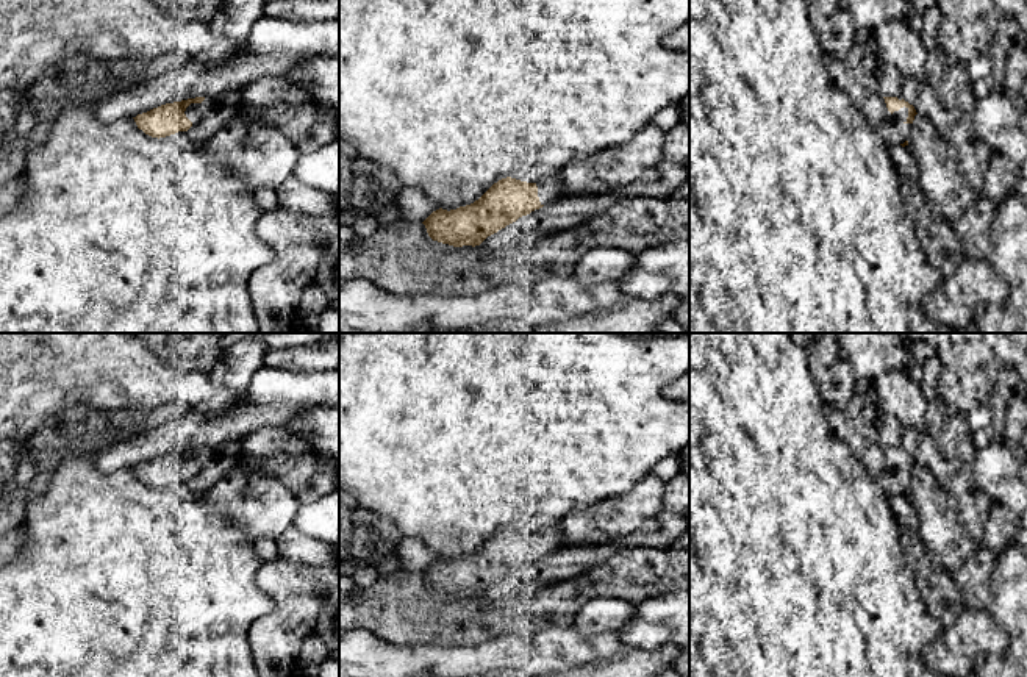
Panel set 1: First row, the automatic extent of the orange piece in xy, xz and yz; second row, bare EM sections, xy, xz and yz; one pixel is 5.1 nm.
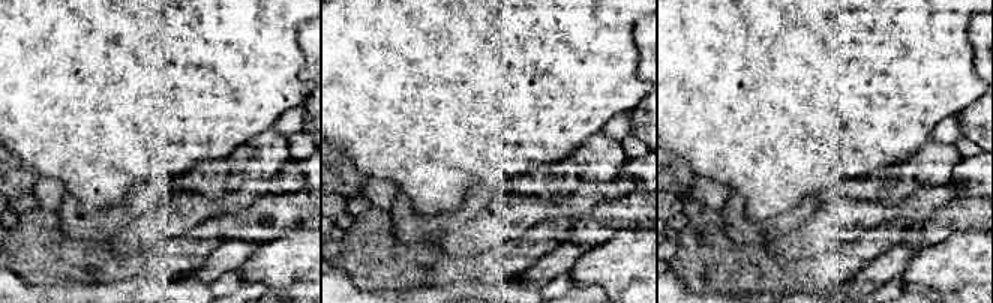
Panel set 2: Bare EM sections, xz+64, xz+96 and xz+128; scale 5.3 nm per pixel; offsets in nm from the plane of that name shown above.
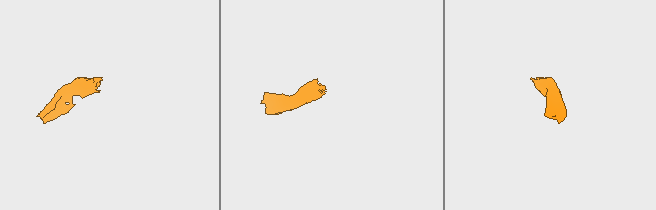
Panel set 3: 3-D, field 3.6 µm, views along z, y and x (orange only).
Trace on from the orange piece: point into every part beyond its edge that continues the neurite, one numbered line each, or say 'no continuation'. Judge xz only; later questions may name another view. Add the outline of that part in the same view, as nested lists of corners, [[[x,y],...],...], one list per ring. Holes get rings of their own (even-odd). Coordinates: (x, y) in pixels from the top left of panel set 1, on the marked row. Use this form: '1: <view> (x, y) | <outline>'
1: xz (549, 186) | [[[555,172],[536,181],[541,205],[550,205],[560,200],[561,174]]]

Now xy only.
1: xy (213, 113) | [[[241,91],[222,92],[217,97],[205,97],[202,103],[191,103],[184,114],[192,122],[189,136],[199,142],[208,142],[219,128],[238,114]]]

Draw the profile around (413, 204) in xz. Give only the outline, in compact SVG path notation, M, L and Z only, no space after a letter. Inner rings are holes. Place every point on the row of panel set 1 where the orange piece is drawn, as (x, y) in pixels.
M402 186L395 195L400 219L408 222L424 222L439 206L431 202L424 191L414 186Z

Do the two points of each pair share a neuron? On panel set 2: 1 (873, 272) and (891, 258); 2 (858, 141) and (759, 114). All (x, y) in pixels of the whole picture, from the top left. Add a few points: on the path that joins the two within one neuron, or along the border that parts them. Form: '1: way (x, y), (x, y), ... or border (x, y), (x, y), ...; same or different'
1: way (878, 272), (887, 263); same
2: way (834, 125), (824, 114), (783, 114); same

